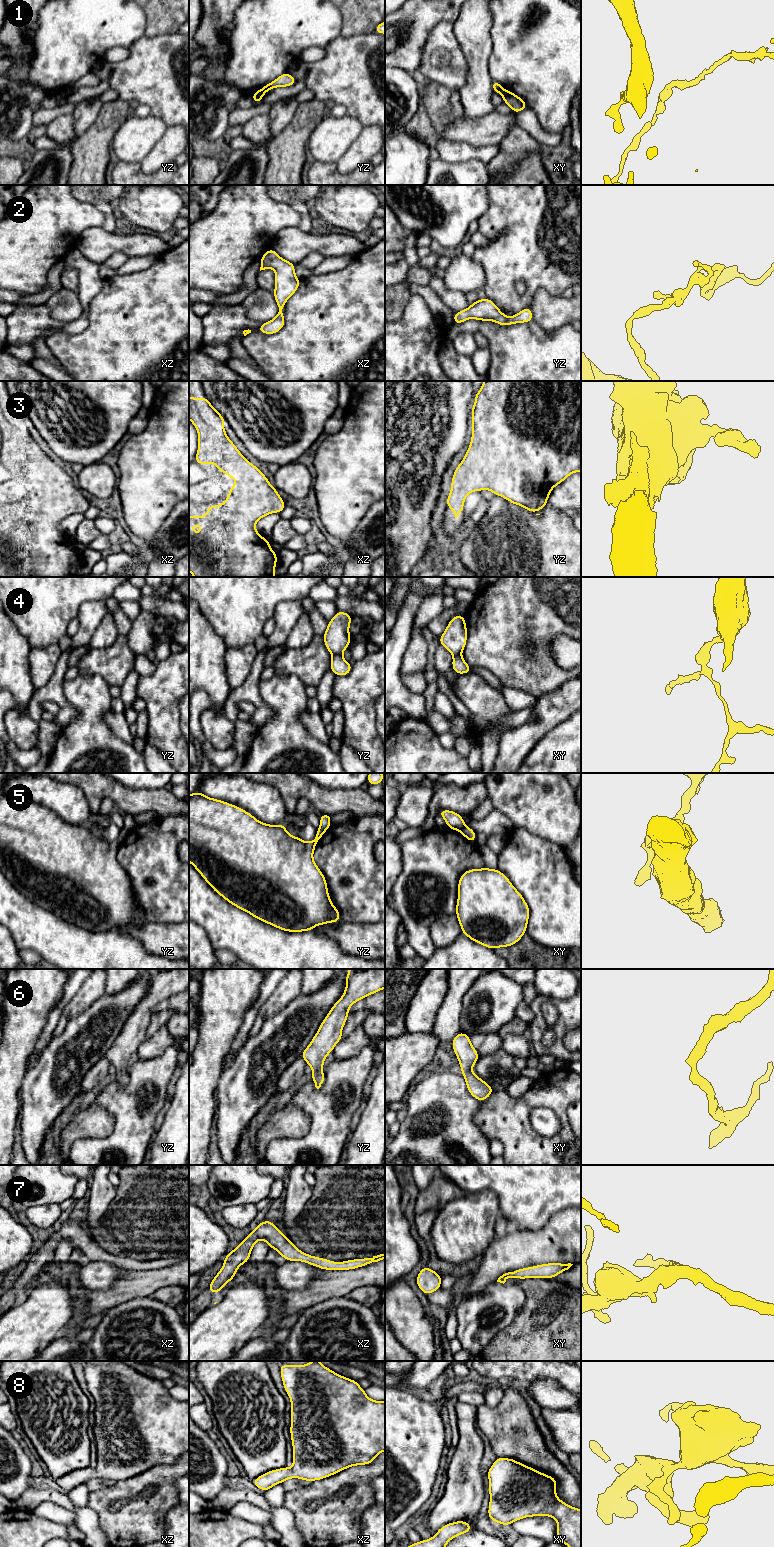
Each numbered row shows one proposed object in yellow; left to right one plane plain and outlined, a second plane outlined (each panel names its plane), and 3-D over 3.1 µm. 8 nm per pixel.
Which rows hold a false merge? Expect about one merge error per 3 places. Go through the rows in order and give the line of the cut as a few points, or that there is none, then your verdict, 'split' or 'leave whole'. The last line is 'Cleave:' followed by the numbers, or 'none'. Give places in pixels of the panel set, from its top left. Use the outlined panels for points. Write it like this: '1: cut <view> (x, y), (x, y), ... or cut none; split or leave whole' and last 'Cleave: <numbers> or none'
1: cut yz (260, 89), (265, 92); split
2: cut none; leave whole
3: cut none; leave whole
4: cut yz (341, 654), (334, 654), (332, 656); split
5: cut yz (318, 828), (324, 831); split
6: cut none; leave whole
7: cut none; leave whole
8: cut none; leave whole
Cleave: 1, 4, 5

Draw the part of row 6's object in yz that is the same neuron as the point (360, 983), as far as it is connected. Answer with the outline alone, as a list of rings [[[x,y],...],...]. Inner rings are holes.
[[[349,969],[346,987],[341,998],[331,1007],[310,1044],[301,1057],[312,1068],[311,1076],[319,1089],[325,1081],[323,1064],[327,1055],[343,1038],[342,1029],[349,1015],[349,1008],[357,1001],[385,988],[385,969]]]

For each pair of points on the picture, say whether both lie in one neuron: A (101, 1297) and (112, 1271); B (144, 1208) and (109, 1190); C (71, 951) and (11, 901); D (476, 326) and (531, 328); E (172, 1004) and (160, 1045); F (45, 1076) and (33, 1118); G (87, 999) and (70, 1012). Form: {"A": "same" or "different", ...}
{"A": "different", "B": "different", "C": "same", "D": "same", "E": "same", "F": "same", "G": "same"}

